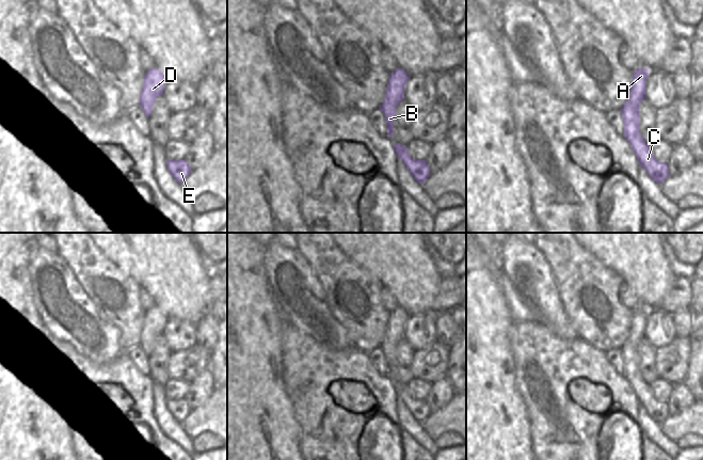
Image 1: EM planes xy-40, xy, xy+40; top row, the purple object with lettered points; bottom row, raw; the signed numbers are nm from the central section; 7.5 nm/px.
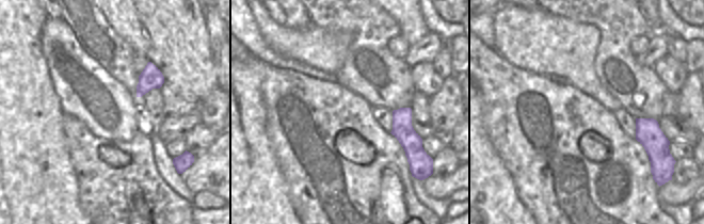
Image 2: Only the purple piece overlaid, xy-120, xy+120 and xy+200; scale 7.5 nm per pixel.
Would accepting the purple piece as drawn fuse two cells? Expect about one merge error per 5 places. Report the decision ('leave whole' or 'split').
leave whole

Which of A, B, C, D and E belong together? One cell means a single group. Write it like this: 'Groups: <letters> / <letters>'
Groups: A B C D E

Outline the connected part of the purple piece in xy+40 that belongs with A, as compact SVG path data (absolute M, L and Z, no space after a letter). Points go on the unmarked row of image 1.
M638 307L633 313L630 330L622 347L624 372L630 383L639 403L657 423L661 423L669 415L667 401L659 401L653 394L651 385L643 379L639 370L639 343L645 337L645 321L649 308Z

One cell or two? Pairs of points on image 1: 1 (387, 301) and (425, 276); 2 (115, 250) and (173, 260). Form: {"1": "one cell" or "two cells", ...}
{"1": "two cells", "2": "one cell"}

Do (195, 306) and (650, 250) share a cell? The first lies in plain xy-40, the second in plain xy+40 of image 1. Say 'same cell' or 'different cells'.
same cell

